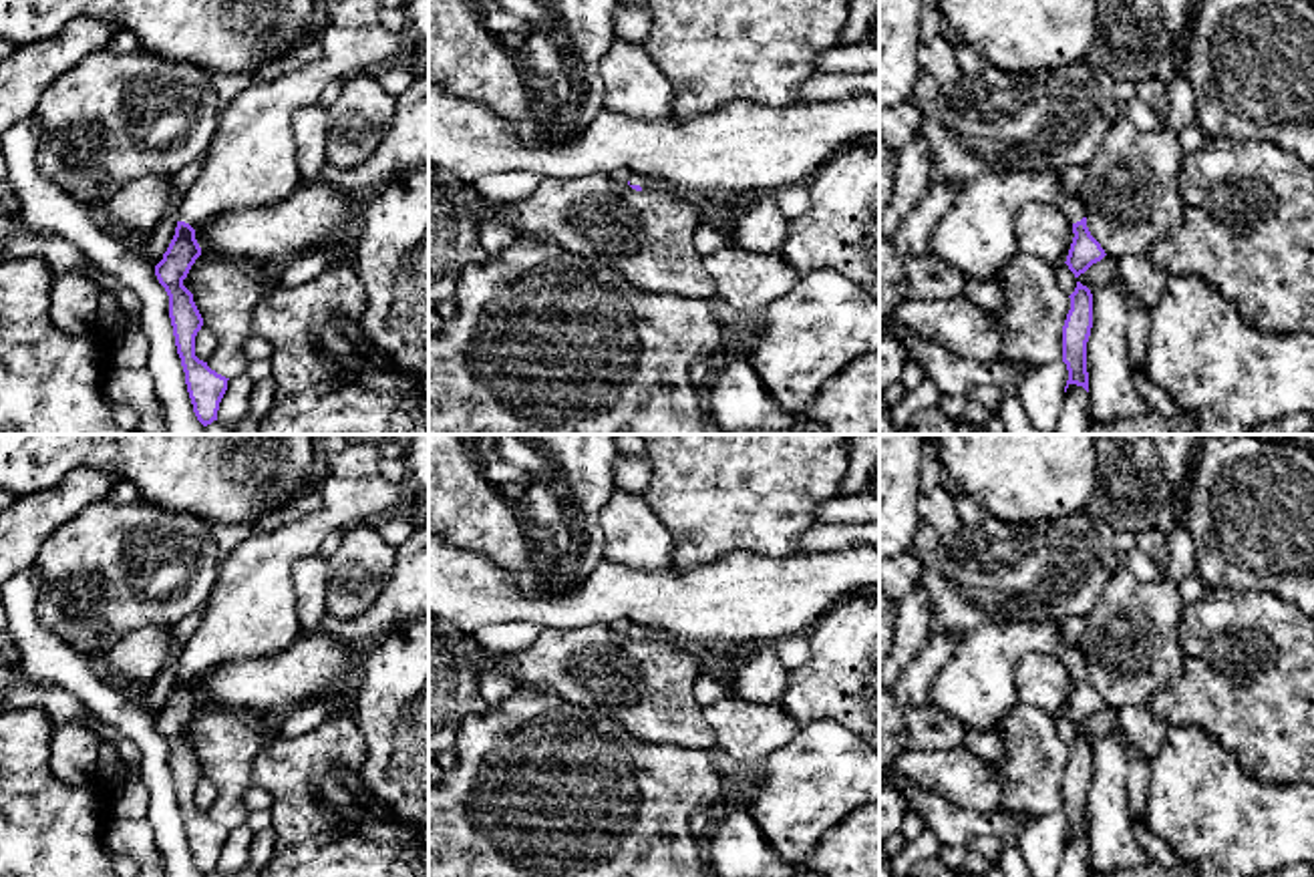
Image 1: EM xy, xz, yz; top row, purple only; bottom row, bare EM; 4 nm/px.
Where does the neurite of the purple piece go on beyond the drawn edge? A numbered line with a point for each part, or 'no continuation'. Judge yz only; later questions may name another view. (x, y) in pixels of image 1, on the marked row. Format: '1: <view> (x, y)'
1: yz (974, 236)

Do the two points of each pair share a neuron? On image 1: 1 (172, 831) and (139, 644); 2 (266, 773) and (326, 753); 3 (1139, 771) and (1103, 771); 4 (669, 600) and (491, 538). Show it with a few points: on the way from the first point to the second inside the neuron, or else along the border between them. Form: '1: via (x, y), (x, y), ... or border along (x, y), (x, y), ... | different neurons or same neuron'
1: border along (125, 696), (141, 700) | different neurons
2: via (280, 769), (302, 769), (312, 759) | same neuron
3: border along (1127, 741), (1125, 803), (1135, 817) | different neurons
4: border along (602, 558), (578, 582), (548, 594) | different neurons

